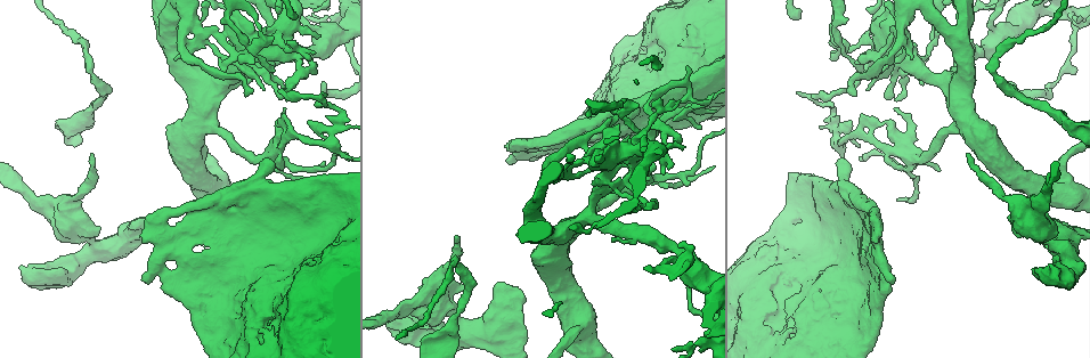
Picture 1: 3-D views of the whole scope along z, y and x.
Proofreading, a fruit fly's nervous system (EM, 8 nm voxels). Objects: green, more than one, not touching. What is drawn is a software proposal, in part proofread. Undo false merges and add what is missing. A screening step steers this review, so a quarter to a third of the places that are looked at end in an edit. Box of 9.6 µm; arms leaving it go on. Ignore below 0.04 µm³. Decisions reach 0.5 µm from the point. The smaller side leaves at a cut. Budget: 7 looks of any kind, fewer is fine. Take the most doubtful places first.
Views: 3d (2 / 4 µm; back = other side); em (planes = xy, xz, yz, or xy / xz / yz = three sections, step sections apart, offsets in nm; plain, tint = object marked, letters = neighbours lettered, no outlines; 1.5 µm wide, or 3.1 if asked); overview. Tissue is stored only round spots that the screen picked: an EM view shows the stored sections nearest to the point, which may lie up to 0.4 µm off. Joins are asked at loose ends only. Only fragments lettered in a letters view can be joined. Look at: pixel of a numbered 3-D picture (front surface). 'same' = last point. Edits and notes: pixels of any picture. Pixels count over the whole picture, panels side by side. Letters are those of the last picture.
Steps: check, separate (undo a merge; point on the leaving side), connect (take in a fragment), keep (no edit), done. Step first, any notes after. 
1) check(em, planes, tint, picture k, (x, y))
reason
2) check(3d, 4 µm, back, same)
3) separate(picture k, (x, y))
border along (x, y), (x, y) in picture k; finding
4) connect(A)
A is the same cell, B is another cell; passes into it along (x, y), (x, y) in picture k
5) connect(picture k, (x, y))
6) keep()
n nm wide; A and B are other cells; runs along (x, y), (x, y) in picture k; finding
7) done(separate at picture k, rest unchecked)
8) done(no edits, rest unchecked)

check(3d, 4 µm, picture 1, (320, 37))
an open end

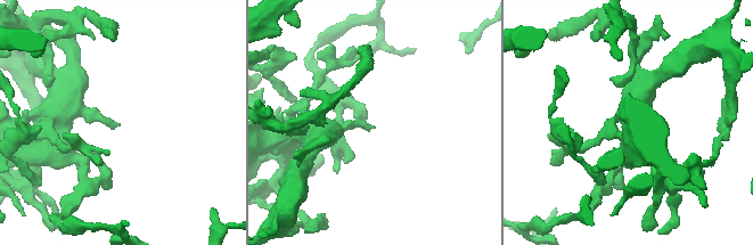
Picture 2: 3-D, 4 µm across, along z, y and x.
check(em, planes, letters, picture 2, (374, 127))
now the EM

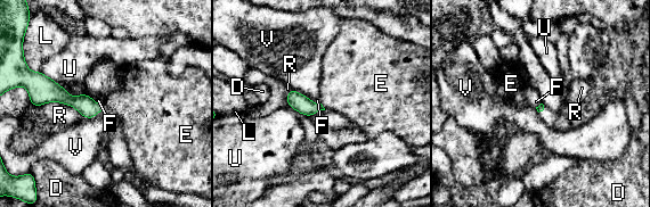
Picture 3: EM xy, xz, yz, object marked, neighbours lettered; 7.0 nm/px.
keep()
D, E, F, L, R, U and V are other cells; border along (103, 104), (106, 109) in picture 3; none of them fits

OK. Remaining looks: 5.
check(em, yz, step 8, tint, picture 1, (903, 154))

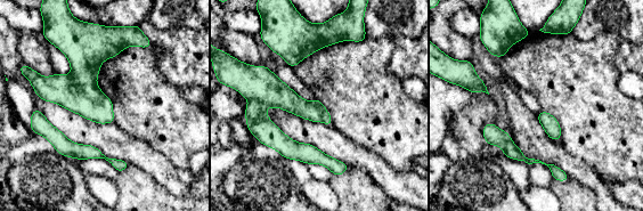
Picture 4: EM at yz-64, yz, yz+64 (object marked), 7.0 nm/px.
check(em, xy, step 4, letters, same)
another direction

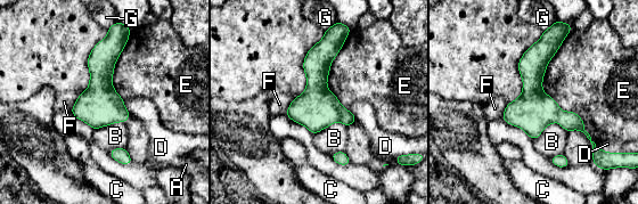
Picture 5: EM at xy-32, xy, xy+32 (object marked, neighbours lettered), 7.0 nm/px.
keep()
300 nm wide; A, B, C, D, E, F and G are other cells; border along (570, 32), (542, 80), (561, 112) in picture 5; one neuron here

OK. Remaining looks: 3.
check(3d, 2 µm, back, picture 1, (860, 147))
tapers out

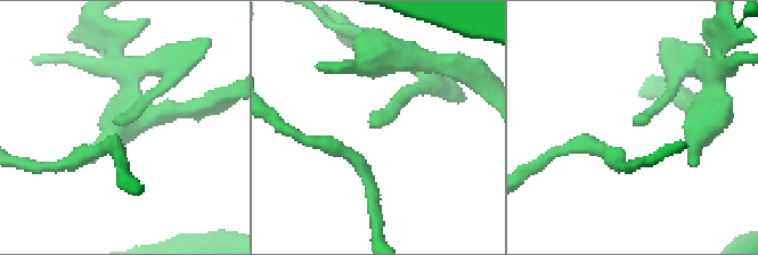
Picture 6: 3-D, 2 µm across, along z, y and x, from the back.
check(em, xz, step 4, letters, picture 6, (367, 121))

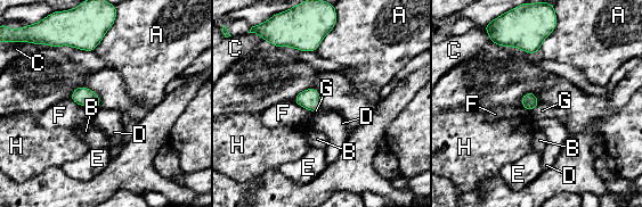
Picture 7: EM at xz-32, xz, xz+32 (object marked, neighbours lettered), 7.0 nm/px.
keep()
A, B, C, D, E, F, G and H are other cells; border along (538, 102), (530, 110) in picture 7; none of them fits

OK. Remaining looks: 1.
done(no edits, rest unchecked)

